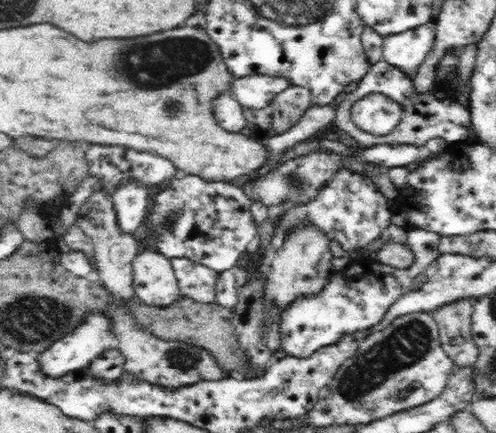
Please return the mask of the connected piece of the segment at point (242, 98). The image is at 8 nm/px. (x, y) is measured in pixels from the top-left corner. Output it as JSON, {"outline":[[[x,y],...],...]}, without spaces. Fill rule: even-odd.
{"outline":[[[253,74],[234,78],[228,90],[242,108],[258,110],[266,108],[274,95],[286,90],[289,84],[286,78]]]}

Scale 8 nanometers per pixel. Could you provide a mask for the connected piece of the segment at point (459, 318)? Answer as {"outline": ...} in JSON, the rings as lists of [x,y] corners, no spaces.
{"outline":[[[460,298],[432,310],[439,326],[444,353],[454,361],[456,369],[478,362],[480,347],[472,338],[472,313],[475,299]]]}

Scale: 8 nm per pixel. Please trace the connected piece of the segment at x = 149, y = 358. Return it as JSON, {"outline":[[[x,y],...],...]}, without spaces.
{"outline":[[[96,188],[80,208],[77,222],[93,245],[94,278],[110,297],[108,316],[117,342],[116,349],[125,359],[125,370],[146,382],[170,388],[180,388],[204,380],[220,380],[224,376],[222,369],[206,350],[156,336],[143,328],[131,312],[131,306],[138,300],[134,291],[133,260],[141,252],[141,242],[137,234],[124,233],[120,229],[112,195],[105,189]]]}

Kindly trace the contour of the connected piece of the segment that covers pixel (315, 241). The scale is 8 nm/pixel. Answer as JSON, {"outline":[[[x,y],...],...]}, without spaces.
{"outline":[[[303,223],[288,230],[275,249],[275,256],[267,274],[265,302],[275,302],[286,308],[296,296],[320,293],[333,274],[333,254],[329,248],[328,235],[312,223]]]}

